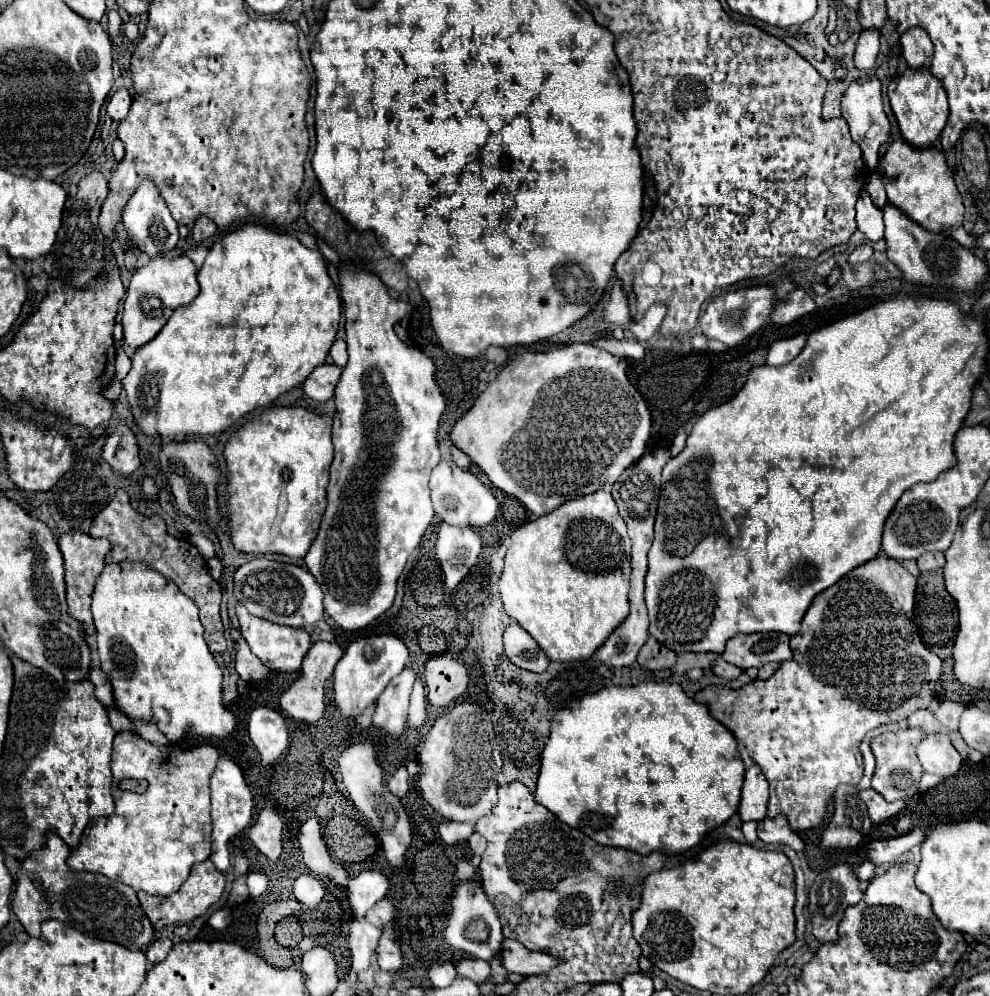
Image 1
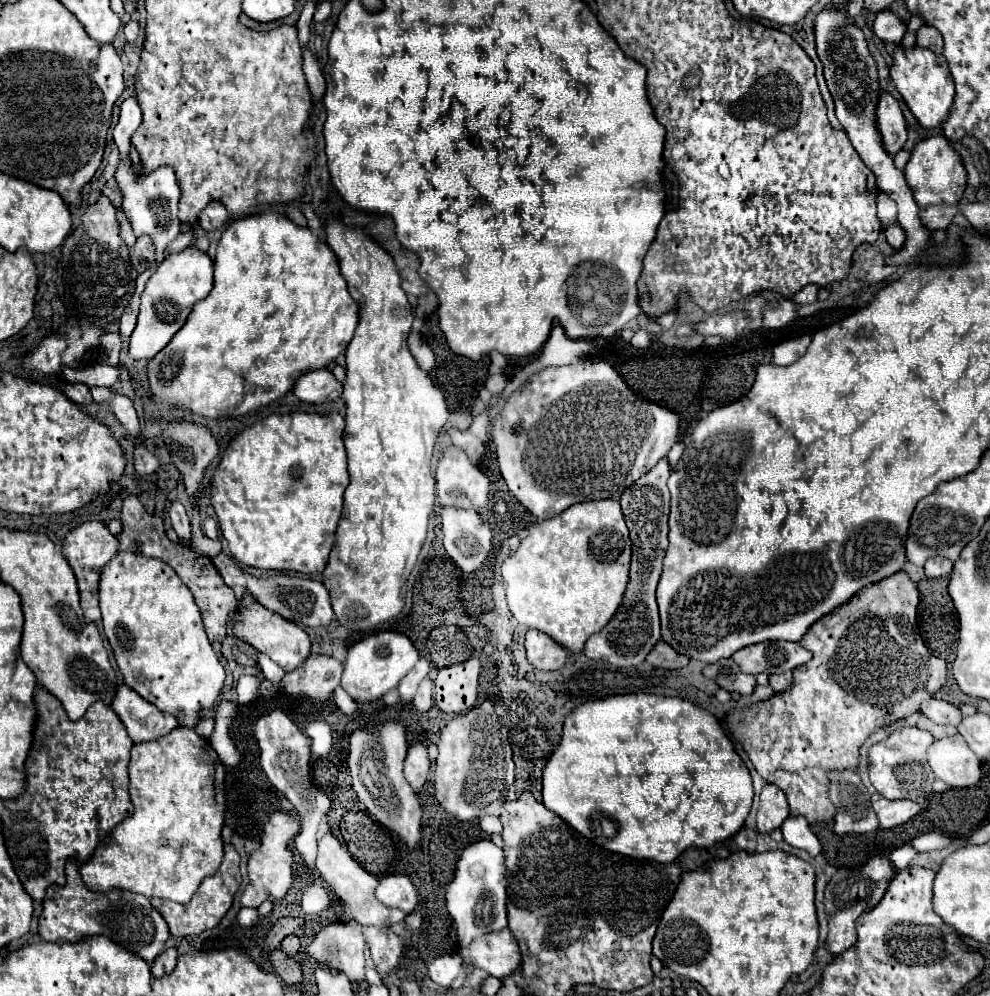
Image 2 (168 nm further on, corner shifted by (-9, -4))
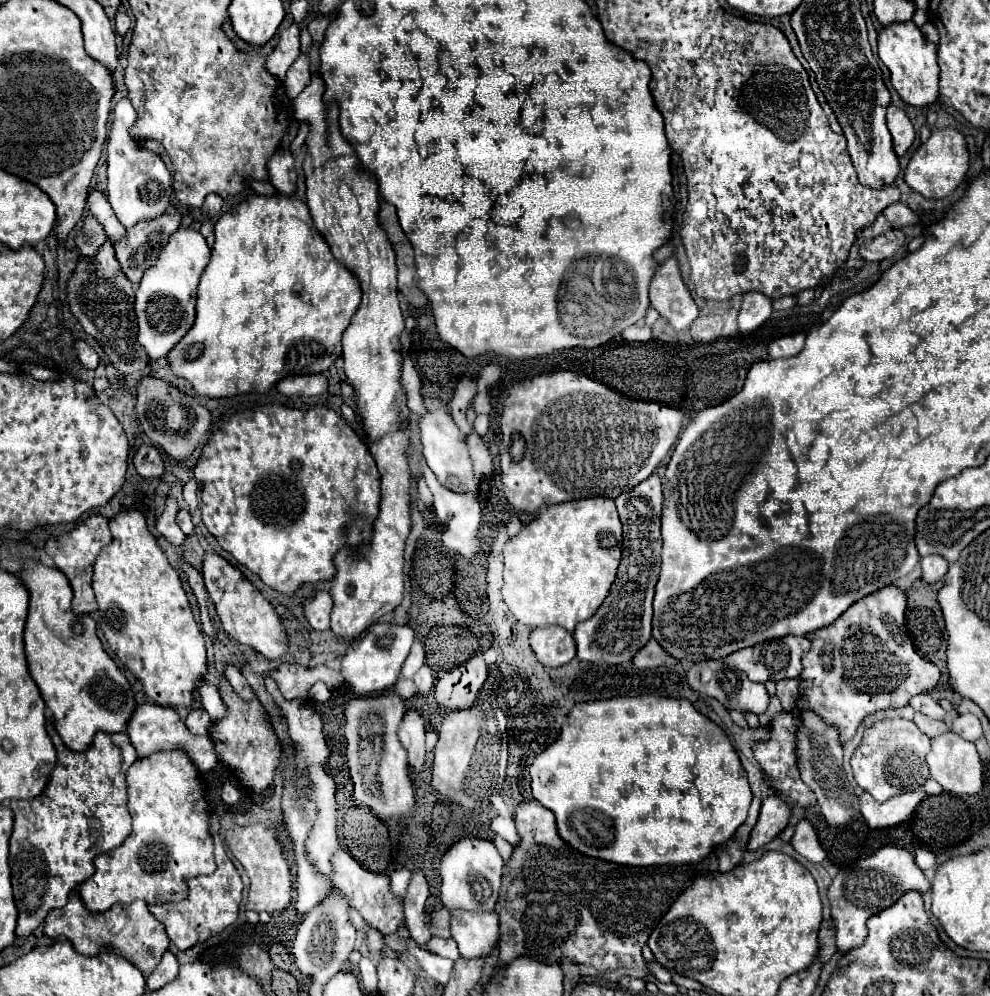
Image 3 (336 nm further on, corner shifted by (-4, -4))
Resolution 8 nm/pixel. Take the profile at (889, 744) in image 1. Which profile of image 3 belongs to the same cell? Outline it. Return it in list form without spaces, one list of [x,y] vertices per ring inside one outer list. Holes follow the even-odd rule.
[[[887,718],[883,722],[875,722],[871,728],[865,730],[863,742],[851,758],[851,768],[857,784],[879,802],[885,802],[891,796],[903,792],[921,790],[929,776],[929,768],[925,762],[925,756],[931,748],[929,742],[929,736],[925,736],[915,726],[915,722],[903,718]]]

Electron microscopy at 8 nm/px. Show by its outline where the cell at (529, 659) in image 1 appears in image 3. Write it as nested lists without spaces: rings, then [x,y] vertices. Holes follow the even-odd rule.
[[[561,626],[535,628],[529,636],[529,644],[543,666],[561,666],[575,656],[575,640]]]

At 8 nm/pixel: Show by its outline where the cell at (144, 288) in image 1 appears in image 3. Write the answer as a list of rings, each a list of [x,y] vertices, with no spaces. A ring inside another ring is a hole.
[[[179,228],[169,244],[161,250],[155,266],[145,270],[135,292],[135,314],[137,314],[137,344],[147,352],[151,360],[163,358],[193,326],[195,320],[195,292],[199,278],[209,264],[209,246],[205,238],[191,228]]]

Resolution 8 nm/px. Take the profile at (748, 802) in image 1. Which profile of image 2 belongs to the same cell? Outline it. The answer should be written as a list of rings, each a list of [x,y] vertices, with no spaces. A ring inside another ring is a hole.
[[[766,784],[760,794],[760,808],[758,808],[758,832],[766,834],[782,826],[782,822],[790,816],[788,802],[782,790],[774,784]]]

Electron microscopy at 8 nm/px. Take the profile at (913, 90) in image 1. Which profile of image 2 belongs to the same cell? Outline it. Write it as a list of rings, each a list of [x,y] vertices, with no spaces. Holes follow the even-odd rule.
[[[896,44],[894,54],[892,54],[892,66],[890,66],[890,76],[896,86],[896,90],[902,94],[904,102],[912,110],[912,114],[918,118],[918,122],[924,128],[934,128],[946,122],[948,110],[954,100],[954,82],[948,72],[946,58],[940,54],[934,54],[926,48],[904,48],[902,44]]]

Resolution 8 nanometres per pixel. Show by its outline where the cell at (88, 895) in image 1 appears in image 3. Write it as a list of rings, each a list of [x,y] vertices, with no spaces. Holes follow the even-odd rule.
[[[77,890],[69,894],[69,902],[59,908],[49,912],[45,918],[45,936],[47,938],[65,938],[77,948],[79,954],[83,956],[95,956],[101,946],[109,946],[115,952],[121,952],[127,956],[137,968],[149,976],[157,962],[161,960],[163,952],[169,948],[169,936],[165,934],[163,924],[147,910],[147,904],[141,900],[135,900],[131,904],[115,904],[105,912],[89,912],[79,898]]]

